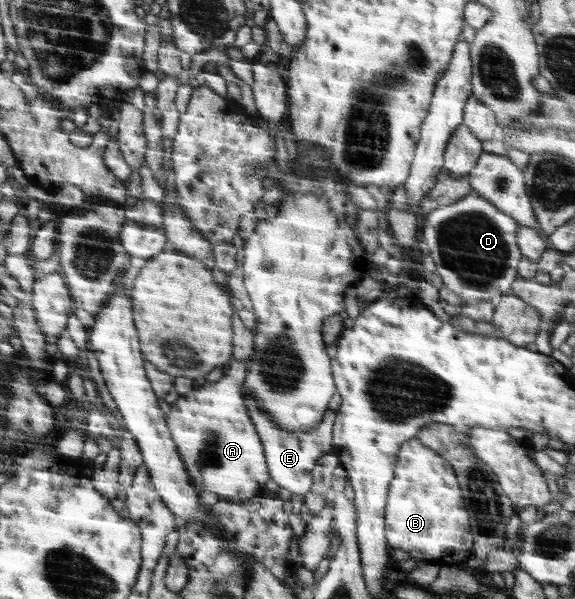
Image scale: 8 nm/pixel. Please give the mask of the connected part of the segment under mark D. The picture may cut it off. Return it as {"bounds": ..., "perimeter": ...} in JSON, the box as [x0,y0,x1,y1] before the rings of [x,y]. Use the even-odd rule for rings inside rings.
{"bounds":[421,191,523,301],"perimeter":[[[471,191],[457,202],[441,206],[426,214],[422,222],[421,236],[435,263],[436,274],[443,278],[444,286],[460,295],[463,301],[495,301],[502,295],[512,292],[513,281],[519,275],[518,264],[523,257],[517,242],[518,222],[485,197]]]}

